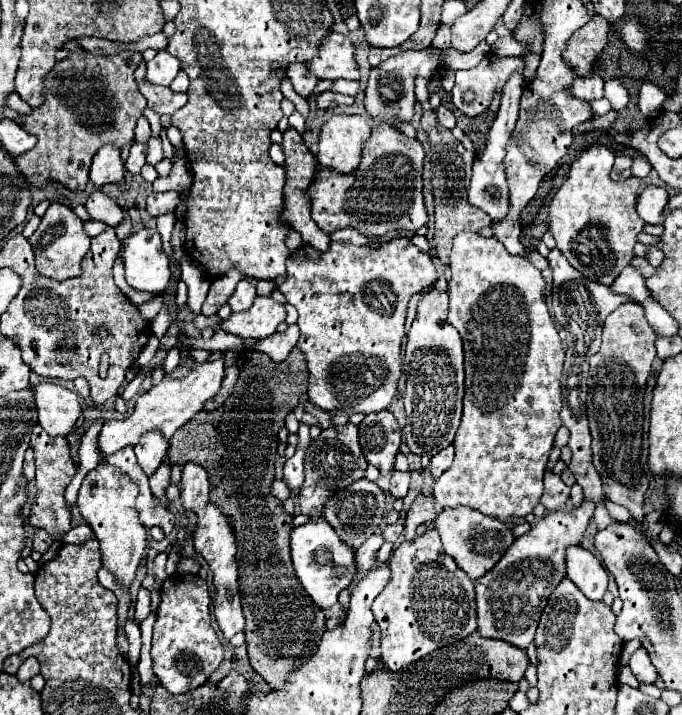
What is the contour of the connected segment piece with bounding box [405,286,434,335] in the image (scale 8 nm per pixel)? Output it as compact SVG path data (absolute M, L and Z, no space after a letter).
M434 286L429 287L427 289L424 289L420 293L416 293L416 298L415 298L415 294L410 298L410 300L408 302L407 318L406 318L406 322L405 322L405 335L408 334L409 330L411 328L412 322L415 319L415 316L417 314L417 305L418 305L419 300L426 293L430 292L433 289L434 289Z

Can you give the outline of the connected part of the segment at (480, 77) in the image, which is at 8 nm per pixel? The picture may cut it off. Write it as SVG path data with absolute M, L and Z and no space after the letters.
M487 54L479 66L455 72L455 86L451 90L453 104L469 118L479 116L489 108L493 92L501 92L513 72L523 74L523 58Z

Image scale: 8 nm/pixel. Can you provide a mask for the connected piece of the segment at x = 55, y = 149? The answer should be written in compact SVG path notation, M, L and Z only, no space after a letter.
M125 50L115 56L91 56L89 52L81 54L69 54L65 60L59 60L55 68L45 76L43 80L43 104L39 108L31 108L29 114L21 116L21 126L37 136L35 148L15 158L15 166L27 176L27 180L35 186L45 186L47 180L57 180L65 184L69 190L85 190L85 184L89 180L89 166L93 156L103 144L113 144L123 148L125 144L131 144L135 140L133 128L137 118L145 110L145 96L137 90L133 72L137 64L141 62L141 52Z

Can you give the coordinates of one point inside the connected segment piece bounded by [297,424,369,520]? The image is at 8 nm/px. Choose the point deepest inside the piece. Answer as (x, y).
(334, 460)

